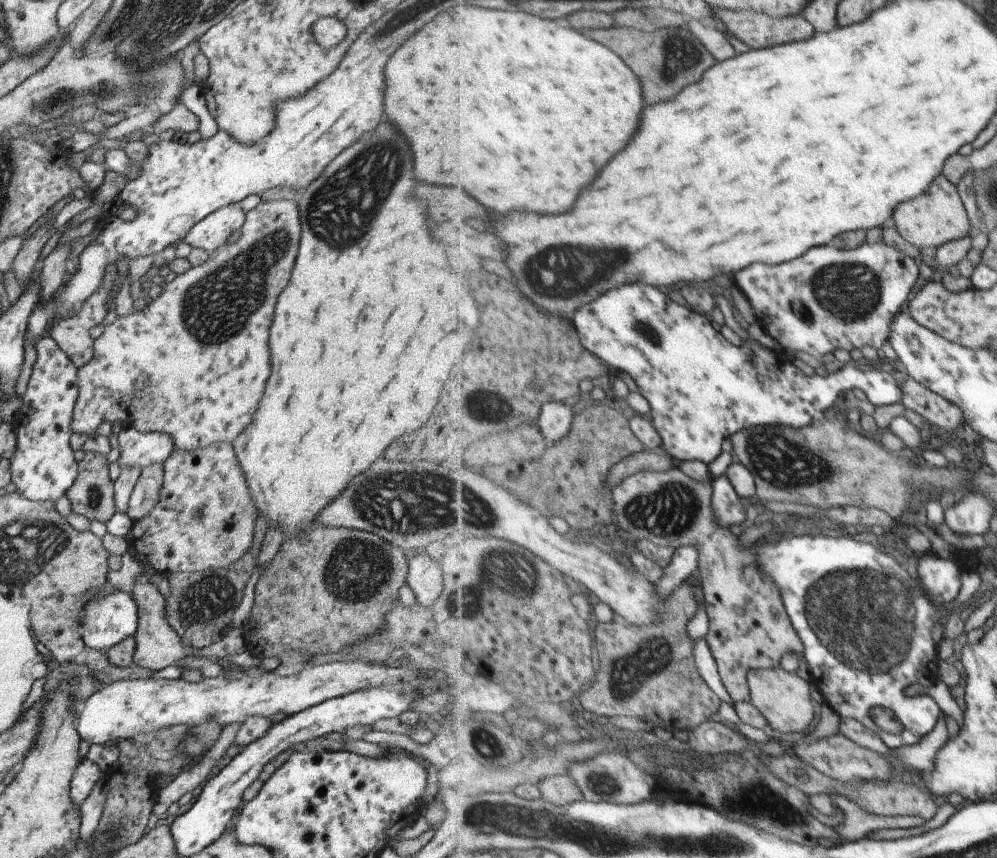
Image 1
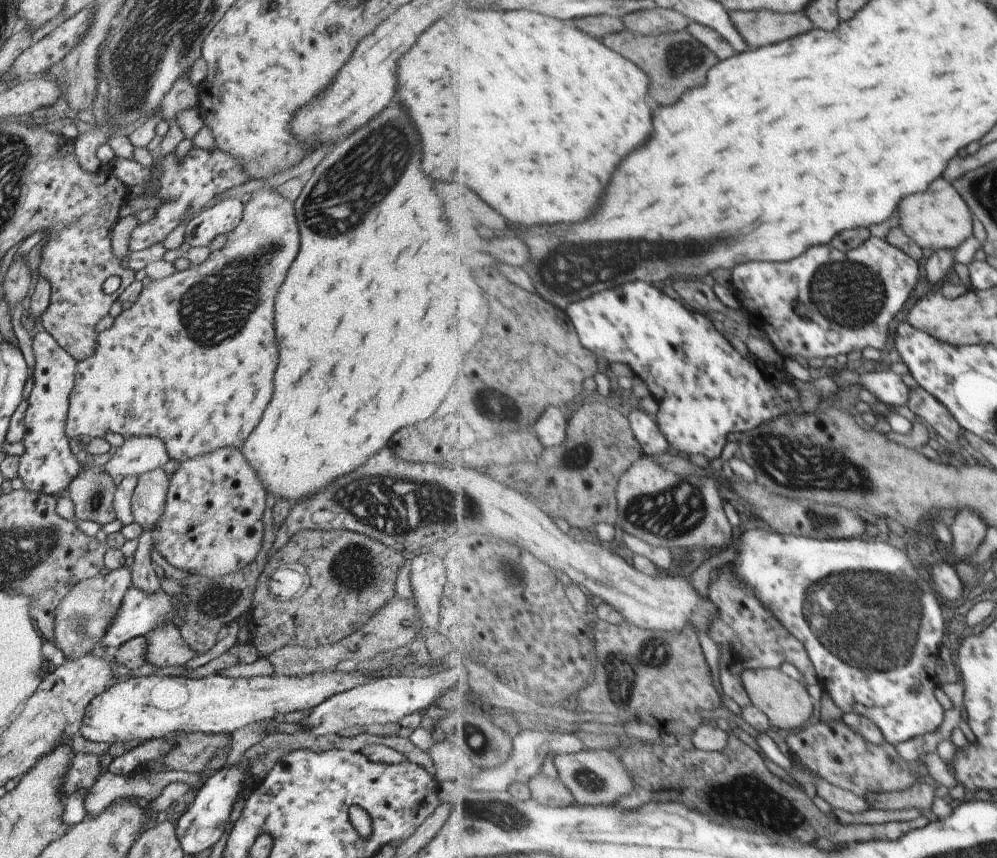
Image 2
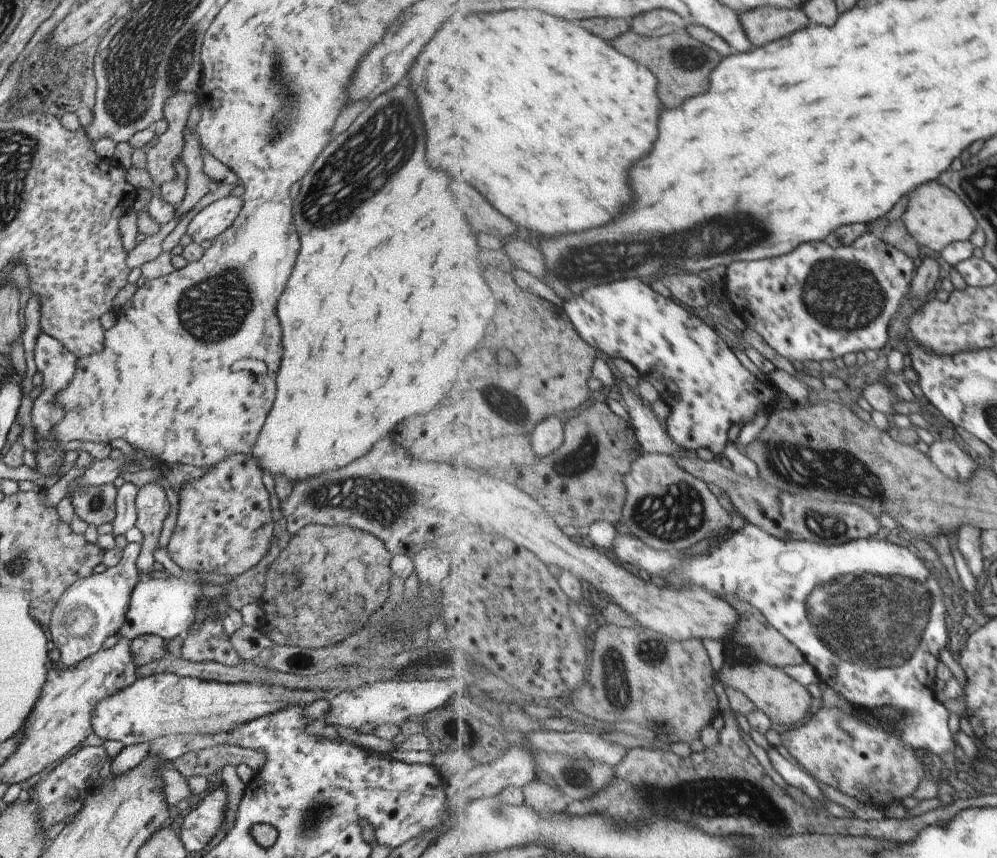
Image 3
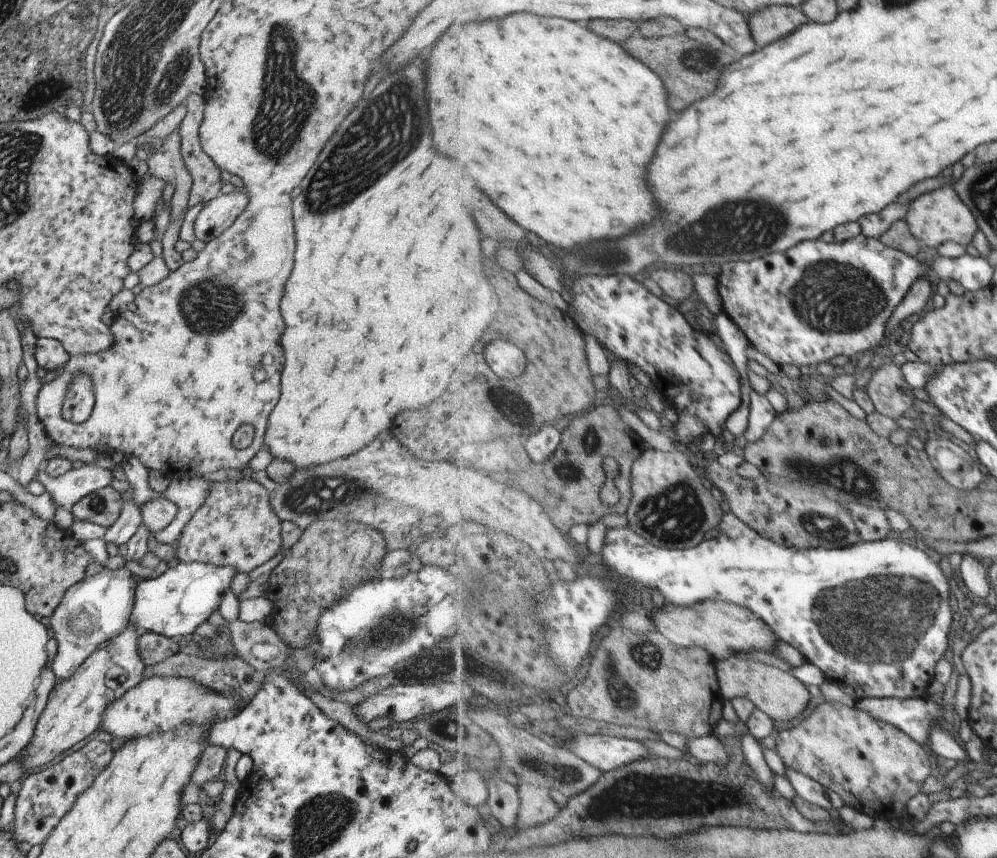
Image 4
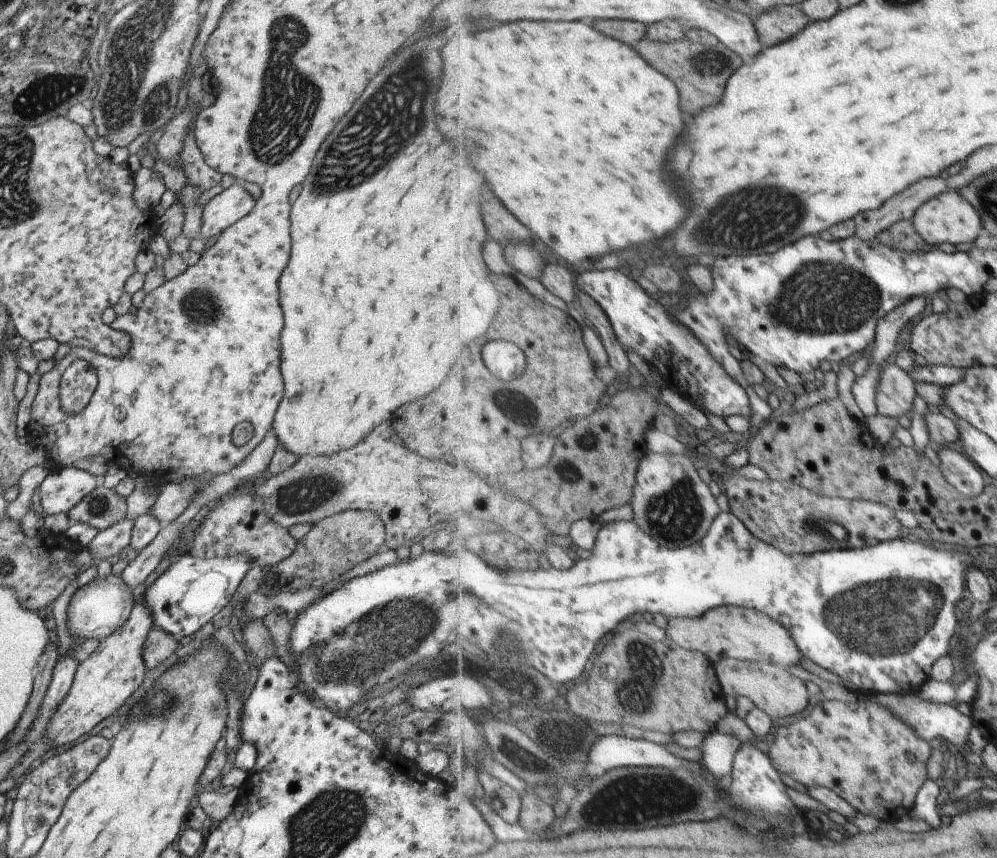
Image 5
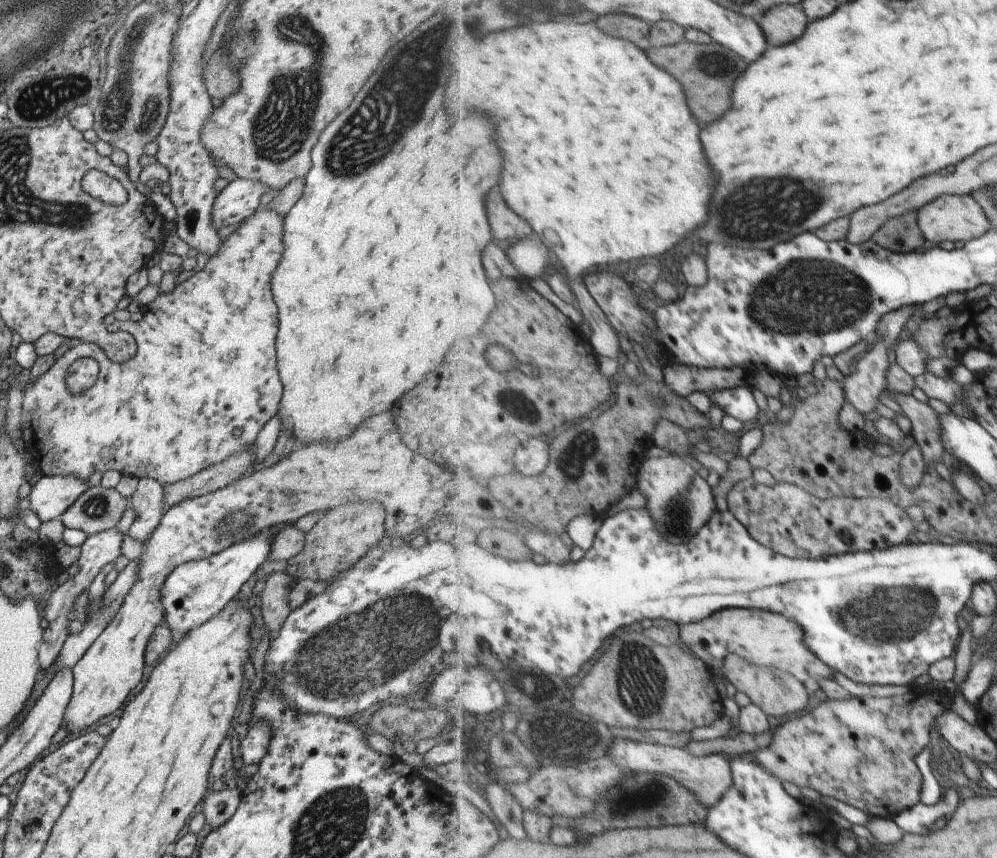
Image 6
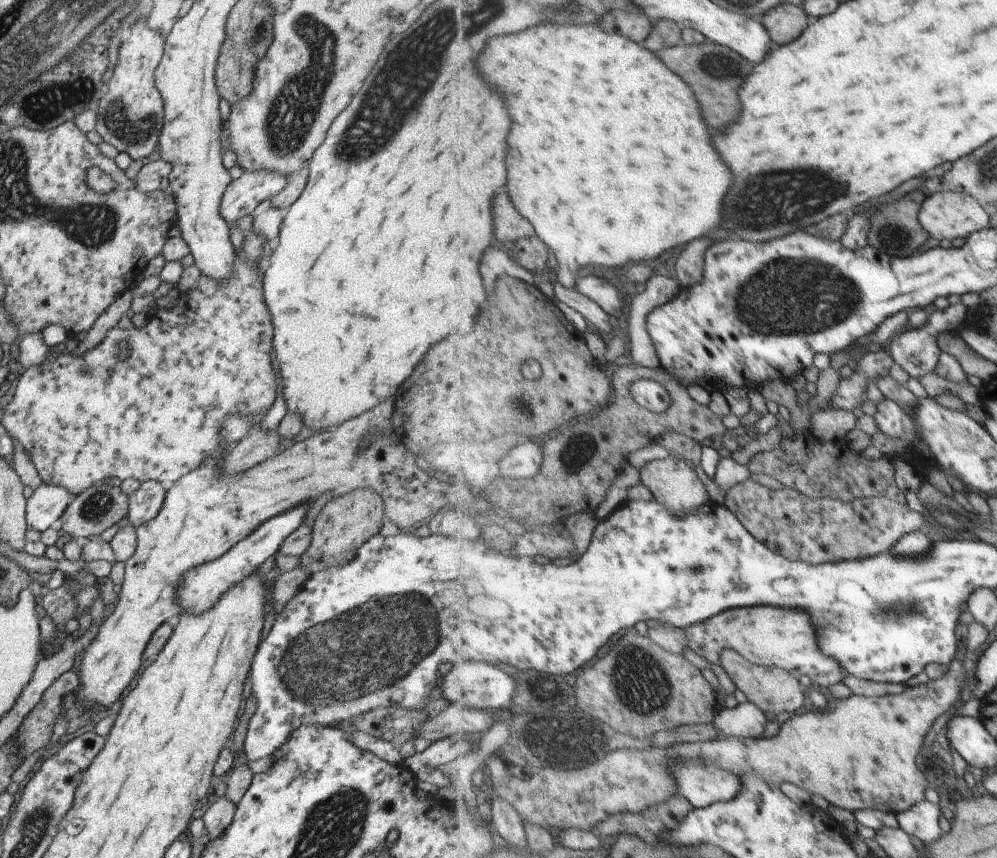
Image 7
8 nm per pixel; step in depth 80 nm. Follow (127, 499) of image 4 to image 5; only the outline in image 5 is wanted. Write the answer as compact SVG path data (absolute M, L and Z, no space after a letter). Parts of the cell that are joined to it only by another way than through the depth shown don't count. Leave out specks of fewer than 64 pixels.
M125 517L114 526L104 529L91 541L92 560L98 563L100 558L110 558L127 549L131 541L135 520Z

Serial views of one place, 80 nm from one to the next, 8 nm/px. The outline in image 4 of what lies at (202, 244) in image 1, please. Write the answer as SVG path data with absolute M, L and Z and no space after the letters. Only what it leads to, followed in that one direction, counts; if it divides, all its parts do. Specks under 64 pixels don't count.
M242 191L228 195L220 193L205 202L194 220L194 234L198 240L208 242L234 224L236 217L246 208L247 196Z

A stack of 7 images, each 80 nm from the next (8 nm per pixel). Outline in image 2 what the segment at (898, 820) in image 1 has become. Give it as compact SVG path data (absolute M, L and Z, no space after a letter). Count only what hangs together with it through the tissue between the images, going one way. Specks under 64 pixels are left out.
M823 777L816 782L818 796L828 802L833 808L843 809L852 814L872 809L866 800L850 790L831 784Z

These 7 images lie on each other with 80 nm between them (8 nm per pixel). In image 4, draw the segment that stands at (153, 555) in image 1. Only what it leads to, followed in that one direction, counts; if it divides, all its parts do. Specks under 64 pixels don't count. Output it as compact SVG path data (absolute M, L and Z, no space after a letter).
M242 465L238 480L211 482L201 507L175 540L180 563L199 562L249 573L281 551L281 520L271 507L269 490L254 479L254 473L248 465Z

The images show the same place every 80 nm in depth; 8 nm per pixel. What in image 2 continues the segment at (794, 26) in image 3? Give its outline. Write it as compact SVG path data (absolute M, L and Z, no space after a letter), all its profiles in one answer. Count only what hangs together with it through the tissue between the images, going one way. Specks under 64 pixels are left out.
M768 9L739 10L731 11L731 17L752 48L776 44L816 28L815 22L806 12L782 14Z

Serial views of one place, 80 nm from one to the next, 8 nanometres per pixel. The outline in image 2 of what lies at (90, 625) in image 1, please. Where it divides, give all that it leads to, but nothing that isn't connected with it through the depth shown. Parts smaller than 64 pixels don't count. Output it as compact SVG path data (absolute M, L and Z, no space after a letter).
M134 588L128 589L123 596L120 608L111 618L111 623L108 623L107 629L99 640L98 645L104 644L110 651L115 650L128 639L146 636L156 625L159 625L166 619L176 622L181 602L172 603L170 598L163 590L158 591L154 595L146 595Z

